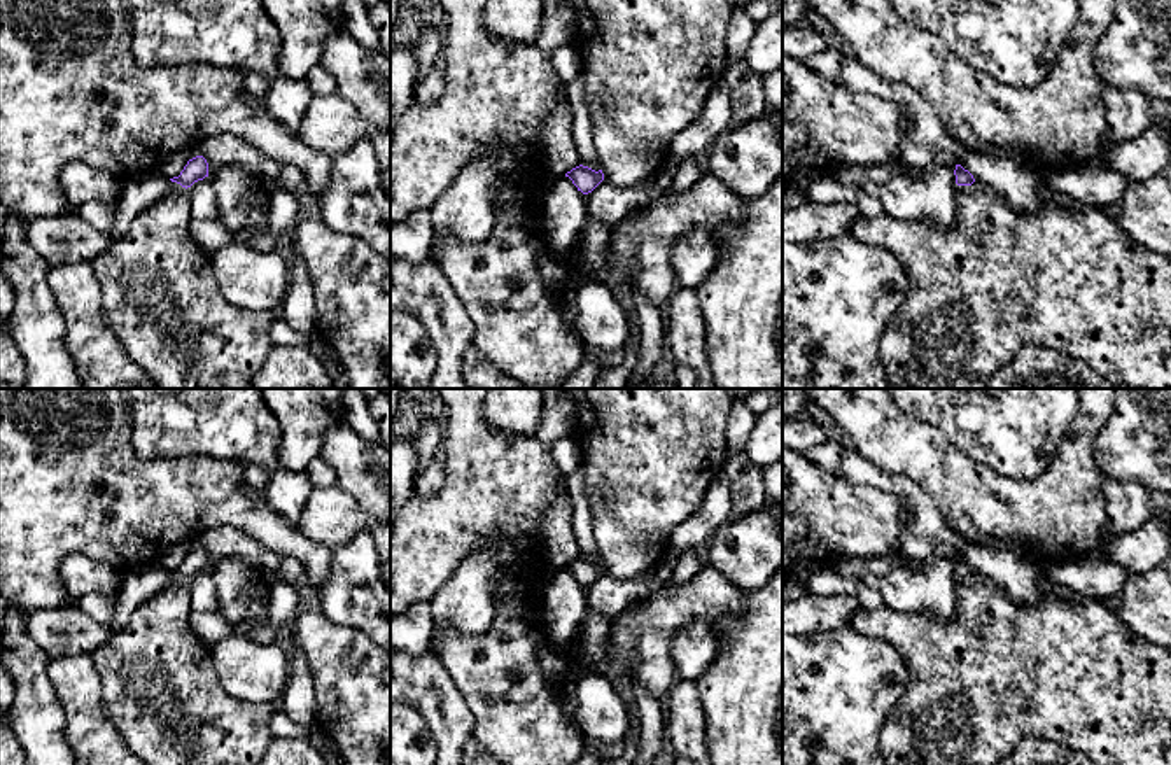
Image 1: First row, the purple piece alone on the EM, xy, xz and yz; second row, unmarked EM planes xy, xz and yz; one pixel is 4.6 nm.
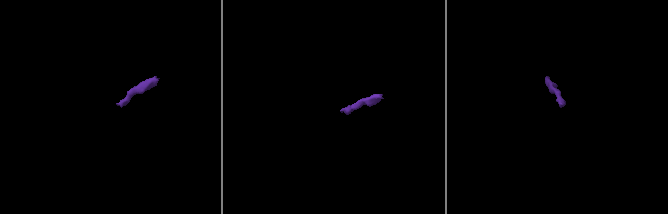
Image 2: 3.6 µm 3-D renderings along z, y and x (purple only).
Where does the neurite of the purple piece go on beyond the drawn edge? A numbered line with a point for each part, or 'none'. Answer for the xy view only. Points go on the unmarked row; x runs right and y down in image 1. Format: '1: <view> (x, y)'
1: xy (139, 585)

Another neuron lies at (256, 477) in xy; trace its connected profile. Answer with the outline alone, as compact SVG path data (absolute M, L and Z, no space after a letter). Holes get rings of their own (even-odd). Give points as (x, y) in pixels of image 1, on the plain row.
M243 462L243 474L245 474L245 483L256 492L263 494L270 478L268 471L259 464Z

